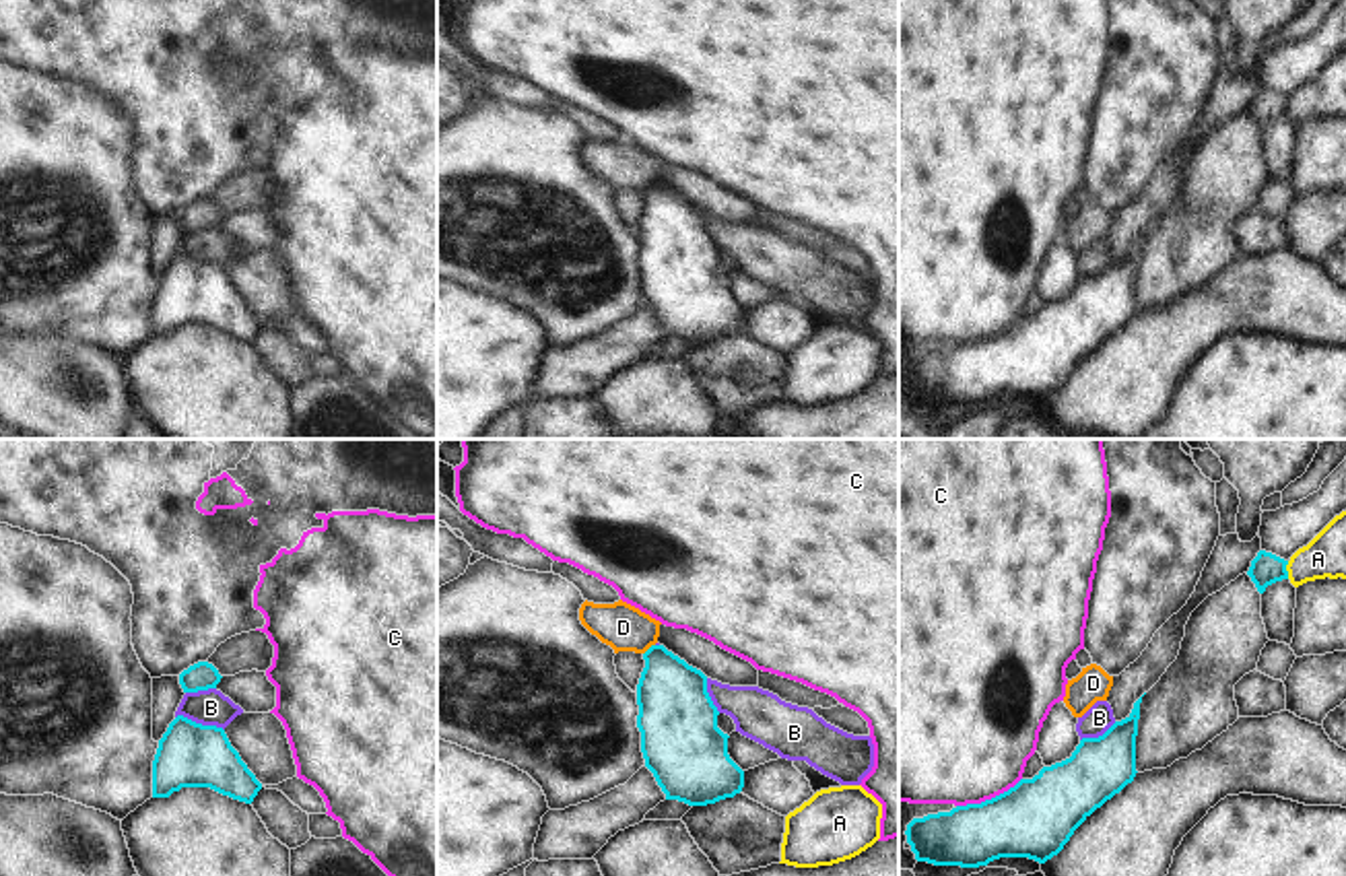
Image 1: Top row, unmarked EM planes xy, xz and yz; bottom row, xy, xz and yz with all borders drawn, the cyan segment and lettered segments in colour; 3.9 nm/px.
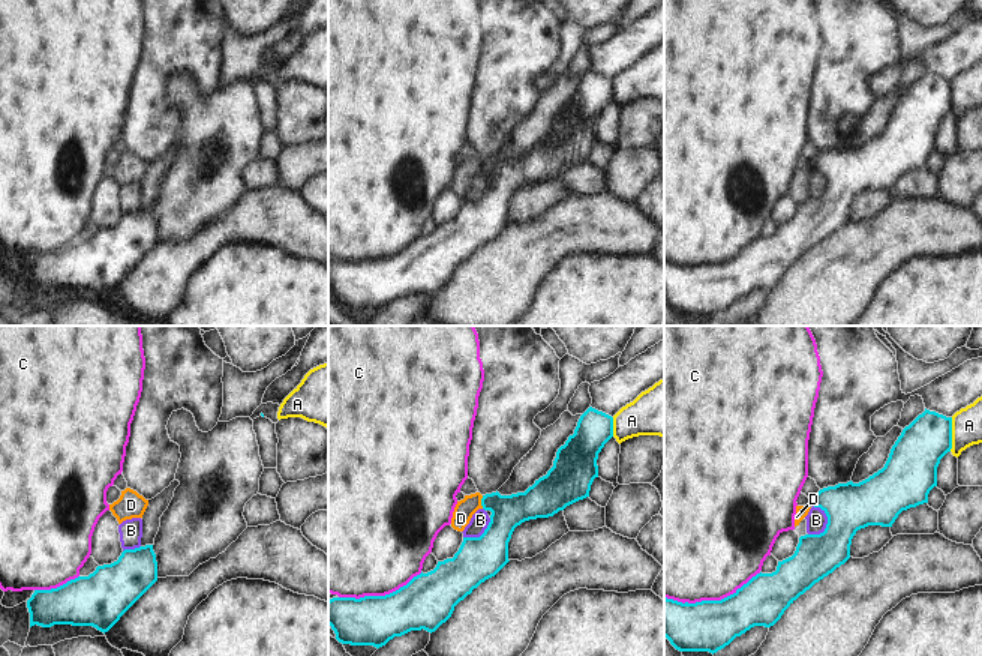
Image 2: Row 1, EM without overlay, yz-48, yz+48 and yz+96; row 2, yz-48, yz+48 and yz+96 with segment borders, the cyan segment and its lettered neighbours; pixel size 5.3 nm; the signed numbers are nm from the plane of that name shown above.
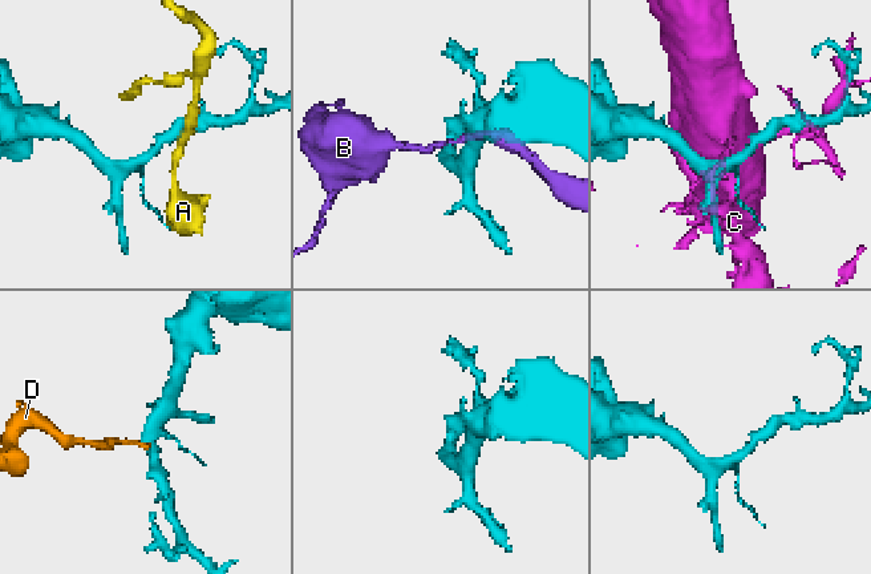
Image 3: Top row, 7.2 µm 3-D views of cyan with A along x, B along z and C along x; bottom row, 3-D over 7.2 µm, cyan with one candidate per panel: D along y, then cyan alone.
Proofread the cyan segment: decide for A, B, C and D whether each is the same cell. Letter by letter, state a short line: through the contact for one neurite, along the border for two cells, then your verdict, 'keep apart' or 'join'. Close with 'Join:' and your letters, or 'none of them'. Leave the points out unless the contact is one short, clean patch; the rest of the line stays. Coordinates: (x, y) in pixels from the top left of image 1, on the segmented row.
A: keep apart
B: keep apart
C: keep apart
D: line xz (654, 644), (644, 654); keep apart
Join: none of them

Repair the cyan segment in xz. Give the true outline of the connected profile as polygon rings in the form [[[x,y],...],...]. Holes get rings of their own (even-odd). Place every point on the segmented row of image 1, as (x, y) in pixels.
[[[651,645],[643,660],[637,728],[645,767],[666,800],[707,806],[740,794],[744,771],[728,754],[707,676],[664,645]]]

